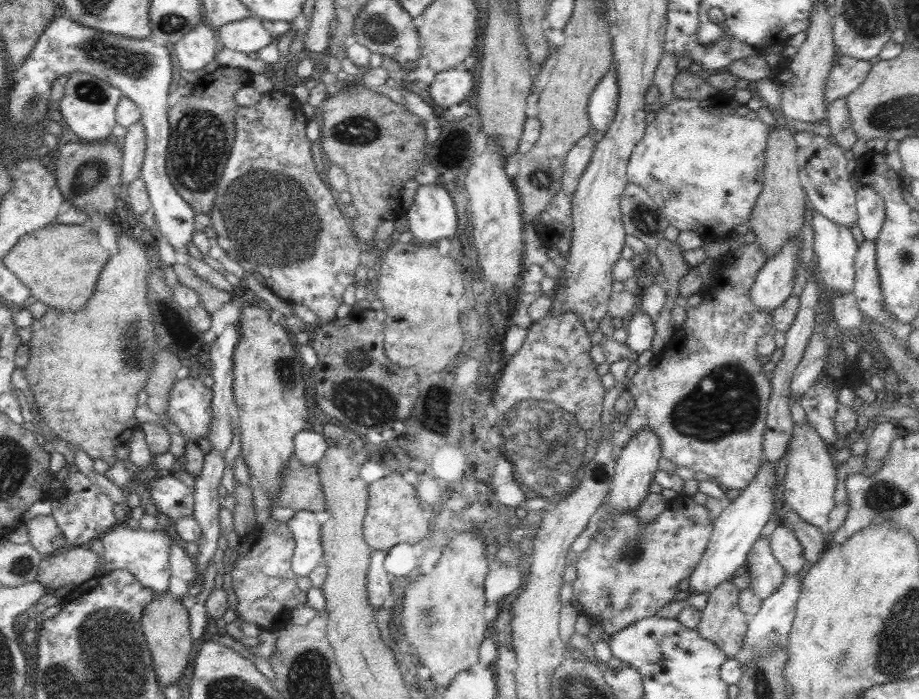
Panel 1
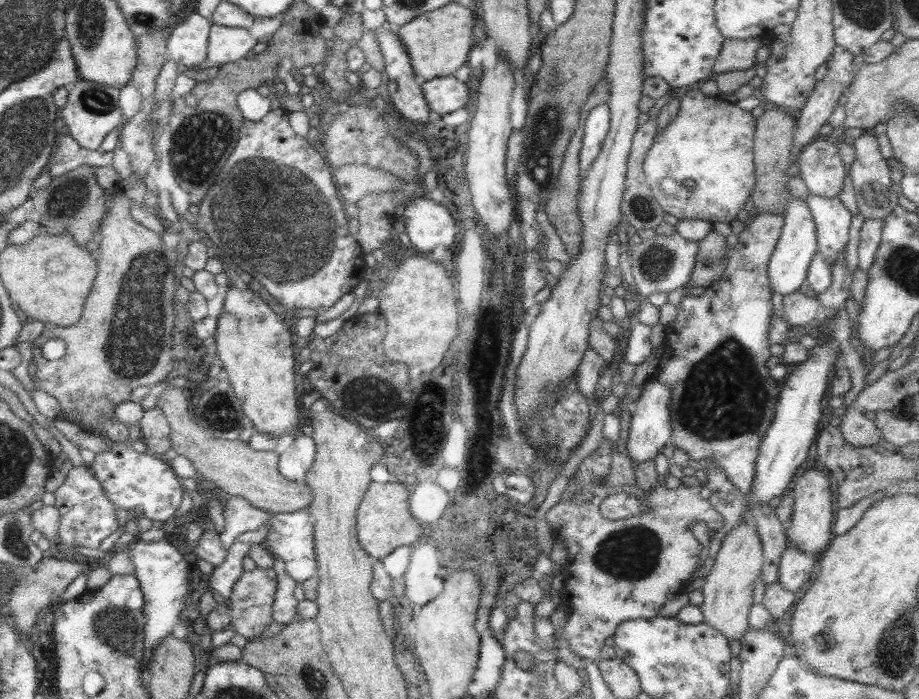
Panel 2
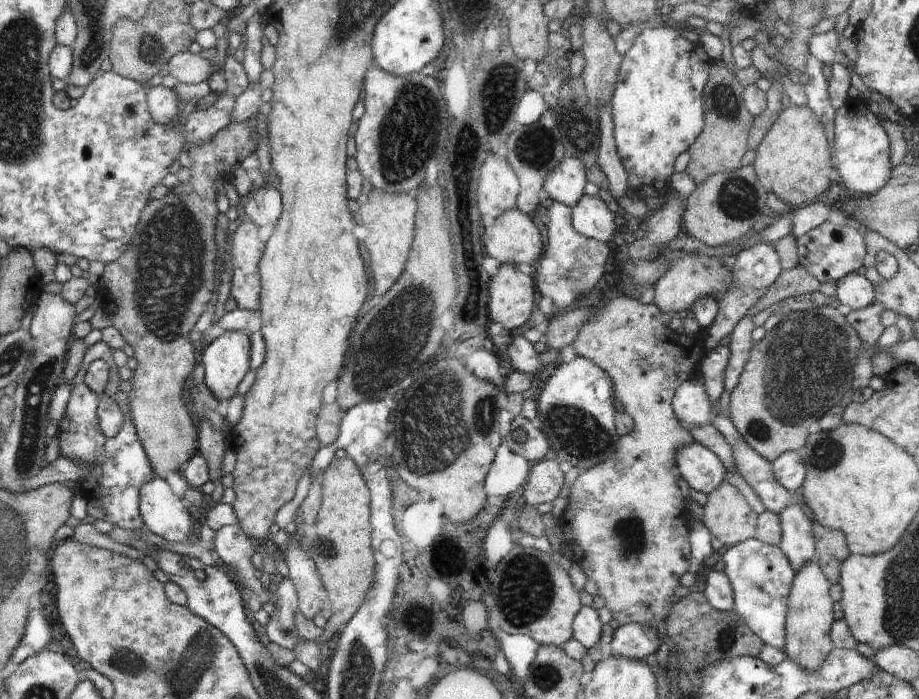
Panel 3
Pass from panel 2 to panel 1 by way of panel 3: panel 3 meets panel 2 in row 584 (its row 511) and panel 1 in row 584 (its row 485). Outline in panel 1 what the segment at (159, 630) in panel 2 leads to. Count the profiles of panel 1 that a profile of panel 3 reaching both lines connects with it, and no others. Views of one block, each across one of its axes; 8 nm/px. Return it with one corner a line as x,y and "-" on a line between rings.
125,522
110,527
100,539
104,546
104,573
124,569
131,572
144,586
152,589
153,596
169,591
168,549
170,549
170,535
166,531
150,531
144,530
142,527
133,529
128,527

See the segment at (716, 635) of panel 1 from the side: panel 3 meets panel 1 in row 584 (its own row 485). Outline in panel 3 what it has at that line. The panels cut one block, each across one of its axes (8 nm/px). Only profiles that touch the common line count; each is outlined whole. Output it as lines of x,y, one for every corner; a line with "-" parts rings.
724,480
707,495
703,523
714,538
726,546
755,538
758,514
735,485

